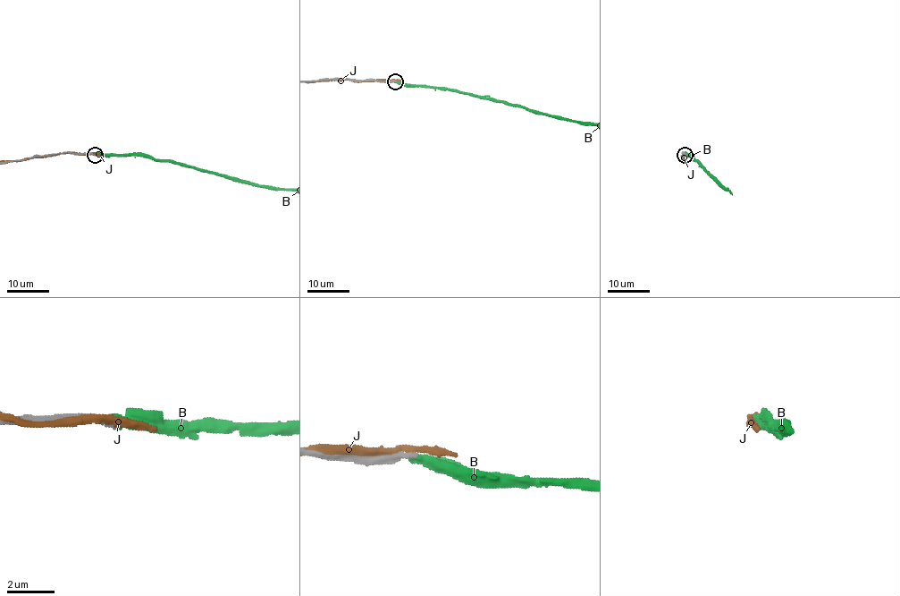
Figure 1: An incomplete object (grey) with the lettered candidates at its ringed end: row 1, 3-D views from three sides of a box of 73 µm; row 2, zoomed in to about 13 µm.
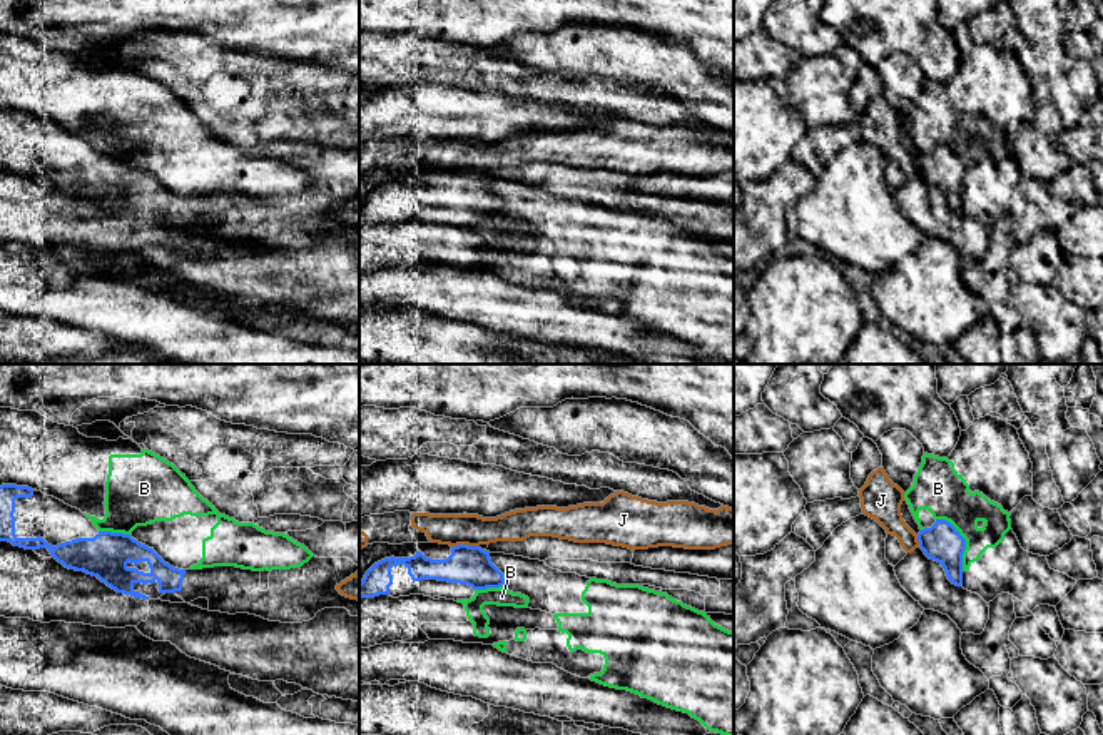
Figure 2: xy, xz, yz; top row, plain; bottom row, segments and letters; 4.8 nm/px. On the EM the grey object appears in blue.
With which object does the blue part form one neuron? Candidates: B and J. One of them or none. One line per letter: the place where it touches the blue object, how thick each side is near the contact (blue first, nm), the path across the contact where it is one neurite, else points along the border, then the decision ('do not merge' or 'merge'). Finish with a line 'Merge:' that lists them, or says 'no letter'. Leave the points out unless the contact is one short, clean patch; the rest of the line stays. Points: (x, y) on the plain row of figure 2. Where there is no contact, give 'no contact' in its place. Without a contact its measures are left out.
B: meets blue in yz at (965, 166); 180 nm thick on the blue side, 240 nm on the other; do not merge
J: meets blue in xz at (465, 171); 190 nm thick on the blue side, 150 nm on the other; do not merge
Merge: no letter

